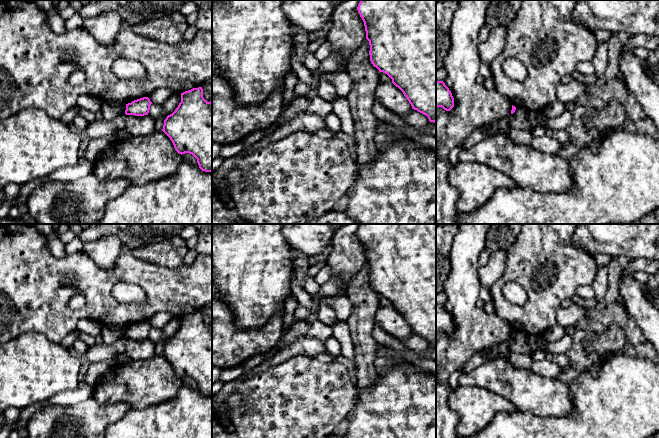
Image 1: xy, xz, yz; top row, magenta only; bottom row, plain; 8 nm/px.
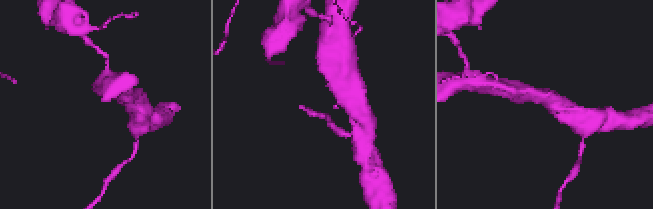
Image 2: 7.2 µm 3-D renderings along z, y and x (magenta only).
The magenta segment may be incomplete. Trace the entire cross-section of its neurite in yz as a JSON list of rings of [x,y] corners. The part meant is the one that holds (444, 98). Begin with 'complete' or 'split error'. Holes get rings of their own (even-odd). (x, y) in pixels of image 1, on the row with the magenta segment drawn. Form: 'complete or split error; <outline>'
complete; [[[436,81],[436,108],[450,111],[454,107],[454,98],[443,81]]]

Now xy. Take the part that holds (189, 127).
complete; [[[202,87],[181,93],[181,102],[164,120],[162,131],[179,154],[192,154],[202,171],[212,172],[212,101],[204,99]]]

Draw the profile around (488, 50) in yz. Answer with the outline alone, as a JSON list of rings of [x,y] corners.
[[[494,26],[490,28],[489,36],[484,42],[478,44],[480,62],[490,64],[504,49],[507,35],[507,26]]]

